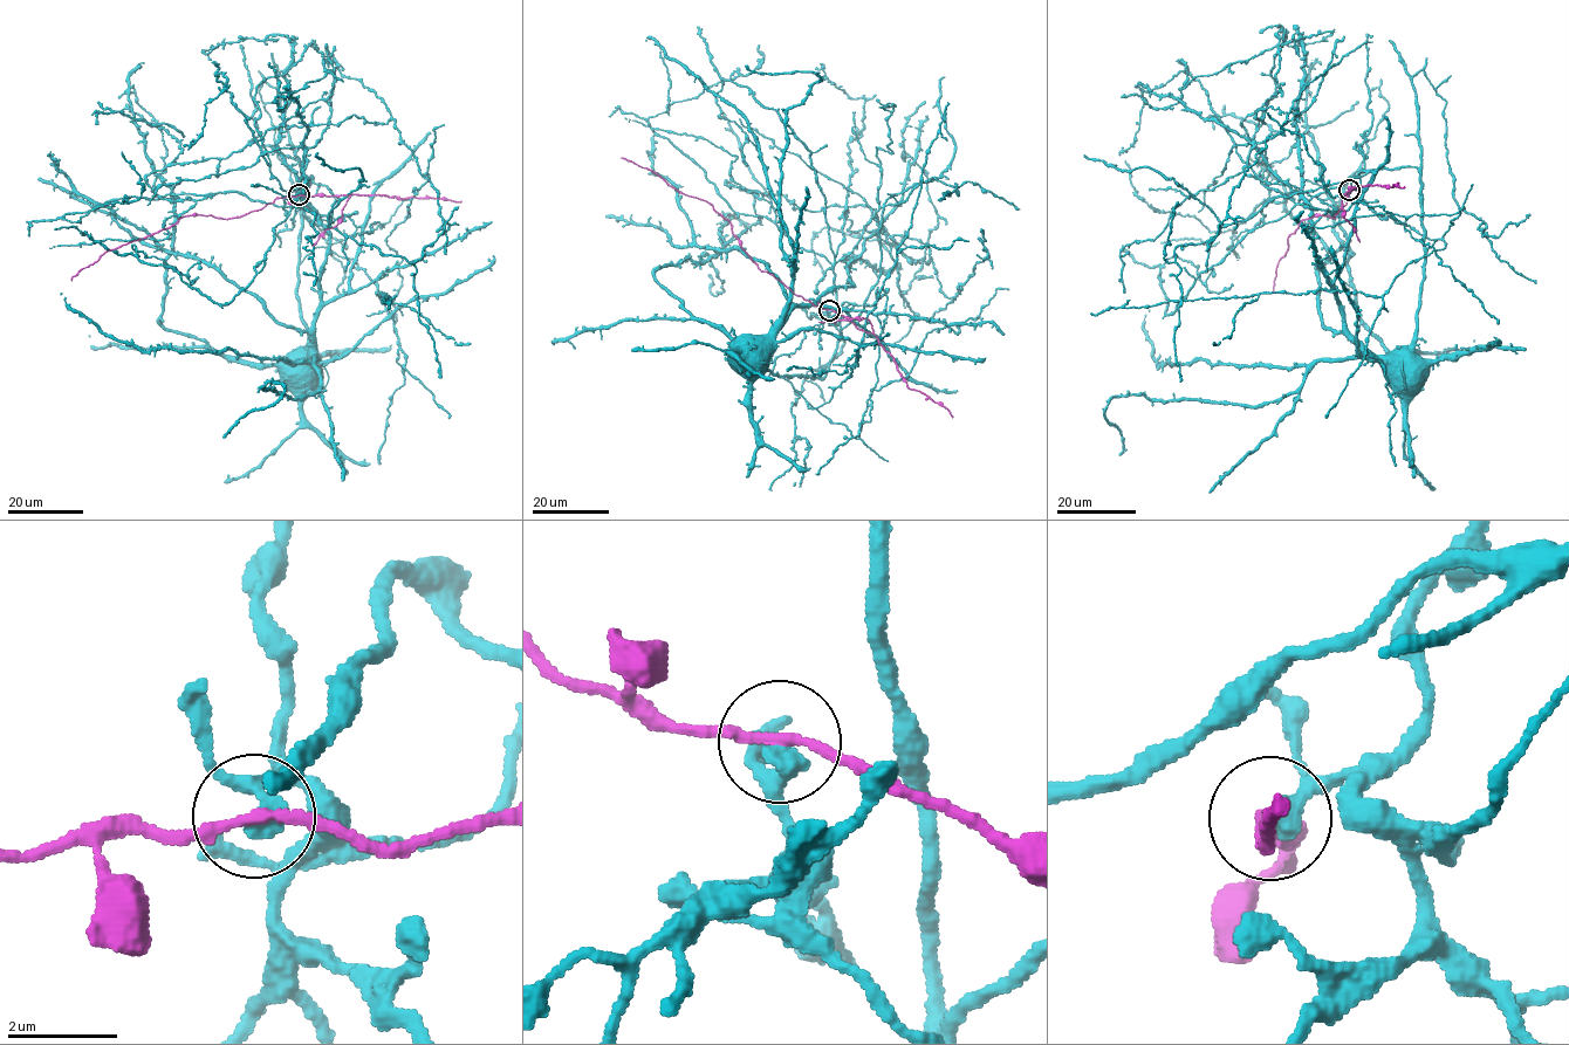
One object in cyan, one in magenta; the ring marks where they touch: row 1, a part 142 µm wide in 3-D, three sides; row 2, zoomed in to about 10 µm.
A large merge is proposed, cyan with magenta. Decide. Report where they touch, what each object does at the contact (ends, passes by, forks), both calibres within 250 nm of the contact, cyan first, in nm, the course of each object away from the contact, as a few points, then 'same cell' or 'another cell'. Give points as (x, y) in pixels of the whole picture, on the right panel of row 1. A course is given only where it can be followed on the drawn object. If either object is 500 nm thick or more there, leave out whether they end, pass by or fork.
(1349, 190) | cyan passes by | magenta passes by | 280/180 nm | cyan via (1349, 190), (1359, 197), (1350, 208), (1326, 210), (1303, 231), (1460, 213), (1424, 260), (1415, 339), (1403, 351) | magenta via (1349, 190), (1351, 191), (1335, 218), (1328, 214), (1303, 219), (1288, 238), (1289, 247), (1275, 270), (1273, 290) | another cell

